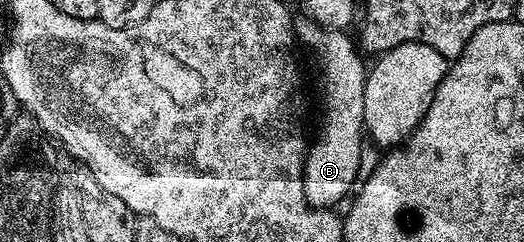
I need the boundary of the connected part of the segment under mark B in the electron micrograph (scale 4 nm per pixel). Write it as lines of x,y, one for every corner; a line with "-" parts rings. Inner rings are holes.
311,21
303,22
297,22
294,30
299,42
303,46
305,43
320,62
321,115
320,132
313,143
311,140
304,156
304,199
312,207
332,209
337,206
335,203
343,204
357,186
355,173
358,172
358,161
366,140
364,102
368,73
365,56
358,50
351,34
328,31

